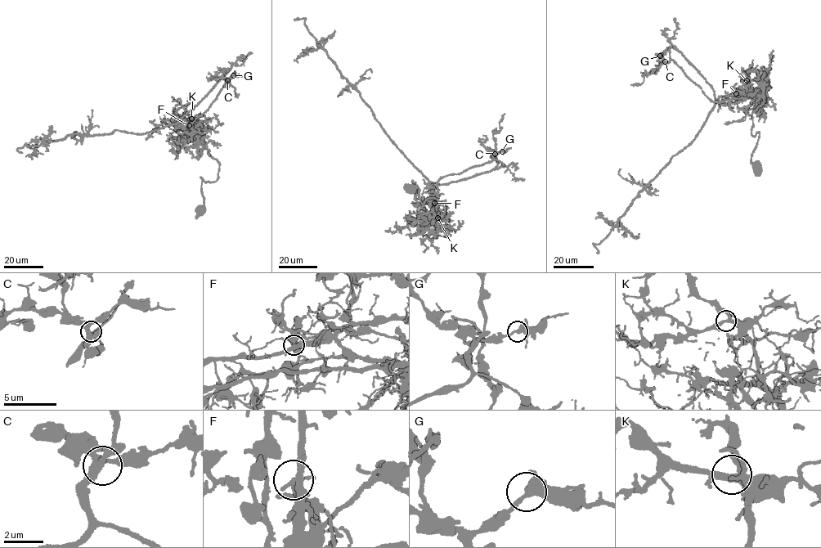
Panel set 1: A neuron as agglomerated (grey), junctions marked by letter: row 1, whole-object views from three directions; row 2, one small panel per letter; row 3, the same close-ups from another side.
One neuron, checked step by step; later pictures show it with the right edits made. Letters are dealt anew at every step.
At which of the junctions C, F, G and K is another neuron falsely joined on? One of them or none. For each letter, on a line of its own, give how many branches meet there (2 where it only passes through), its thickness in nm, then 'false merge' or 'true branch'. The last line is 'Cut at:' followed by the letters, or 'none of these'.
C: branches 4; calibre 300 nm; true branch
F: branches 4; calibre 320 nm; false merge
G: branches 4; calibre 320 nm; true branch
K: branches 4; calibre 280 nm; true branch
Cut at: F

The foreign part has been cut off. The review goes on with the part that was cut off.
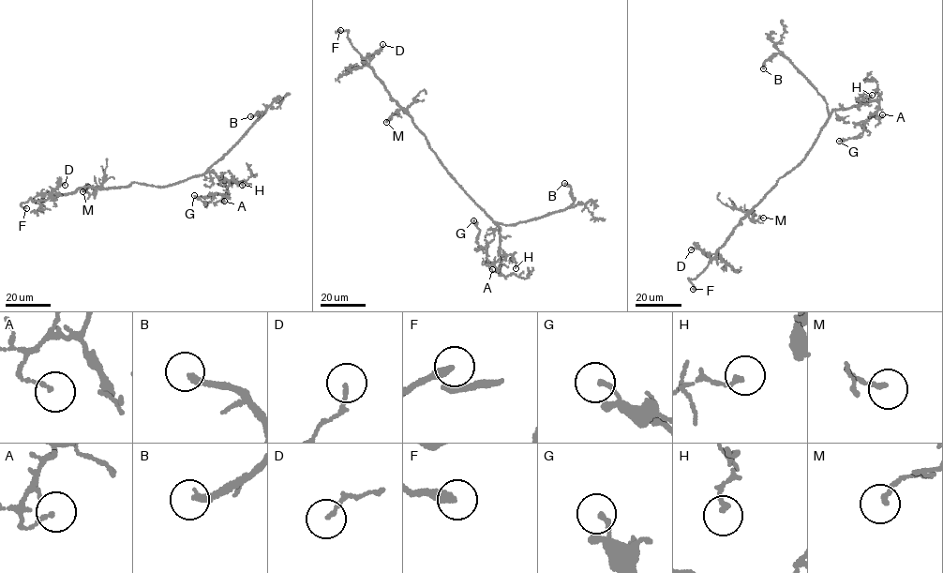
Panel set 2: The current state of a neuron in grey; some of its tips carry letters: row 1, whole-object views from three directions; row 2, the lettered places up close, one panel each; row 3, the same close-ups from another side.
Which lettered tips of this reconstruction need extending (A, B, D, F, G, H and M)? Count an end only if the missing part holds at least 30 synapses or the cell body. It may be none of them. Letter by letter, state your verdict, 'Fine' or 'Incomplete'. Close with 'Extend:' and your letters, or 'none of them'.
A: Fine
B: Incomplete
D: Fine
F: Incomplete
G: Fine
H: Fine
M: Fine
Extend: B, F

